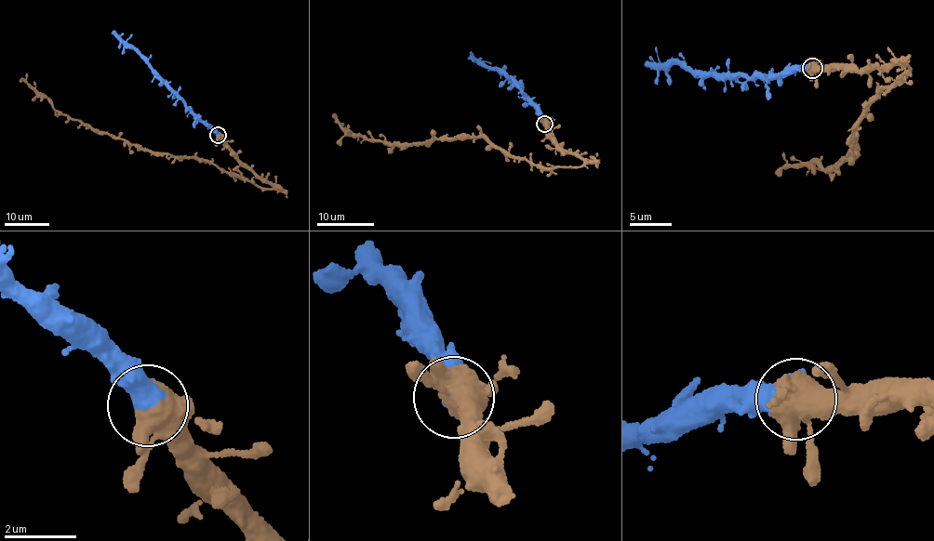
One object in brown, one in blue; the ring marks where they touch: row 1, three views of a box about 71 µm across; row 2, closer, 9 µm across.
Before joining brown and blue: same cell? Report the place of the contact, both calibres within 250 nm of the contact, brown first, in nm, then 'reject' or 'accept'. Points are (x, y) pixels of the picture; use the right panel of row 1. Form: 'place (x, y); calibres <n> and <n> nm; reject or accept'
place (812, 68); calibres 360 and 800 nm; accept

